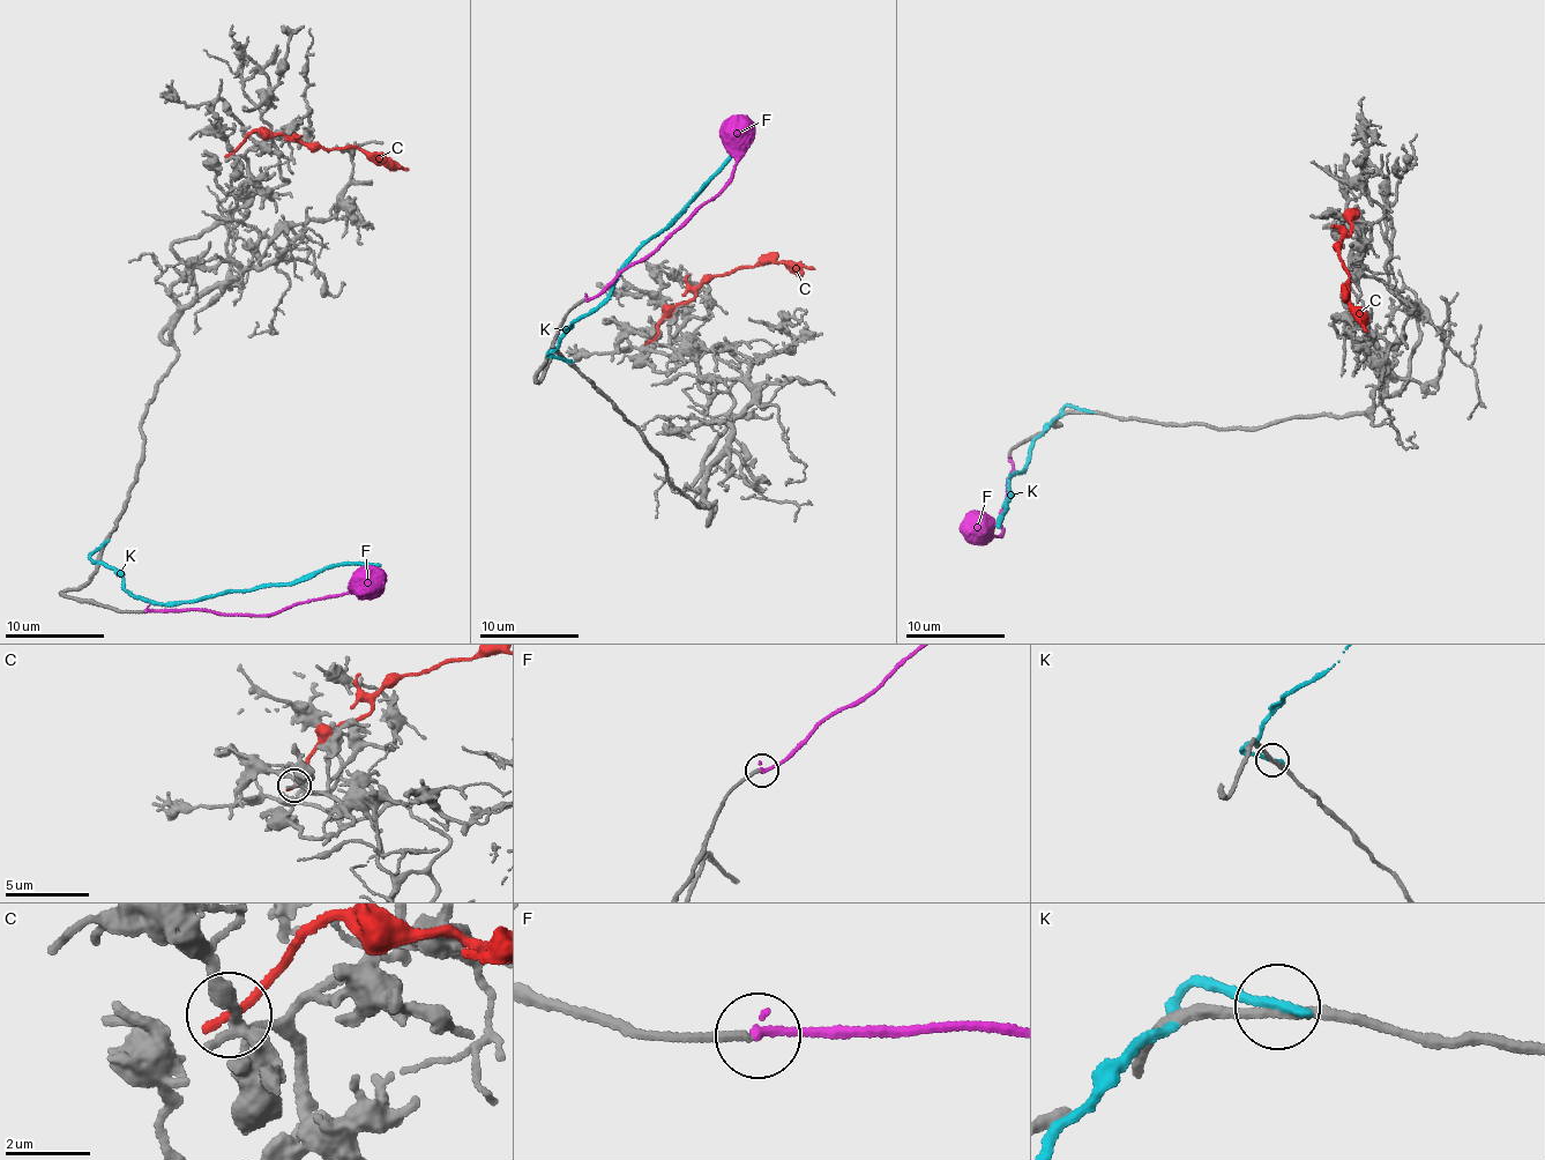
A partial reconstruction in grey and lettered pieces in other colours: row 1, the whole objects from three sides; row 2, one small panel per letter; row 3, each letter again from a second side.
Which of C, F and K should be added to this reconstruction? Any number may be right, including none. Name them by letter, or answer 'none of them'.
none of them

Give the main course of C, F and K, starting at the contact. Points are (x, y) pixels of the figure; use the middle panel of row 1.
C: (650, 341), (663, 319), (708, 280), (777, 260), (815, 268)
F: (587, 299), (604, 291), (730, 184), (748, 135), (747, 121), (740, 116)
K: (566, 361), (550, 351), (555, 348), (565, 329), (613, 291), (637, 247), (672, 227), (691, 200), (753, 135)

